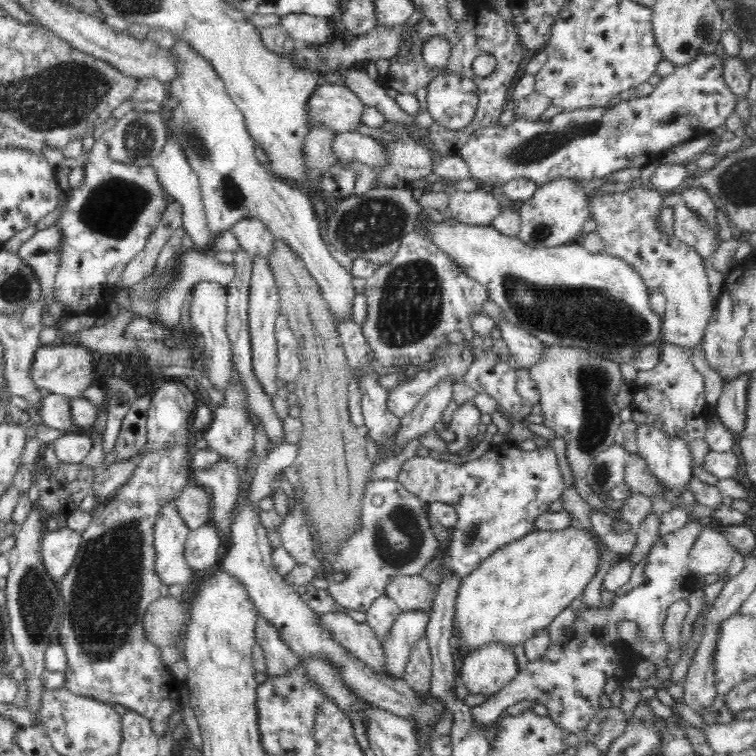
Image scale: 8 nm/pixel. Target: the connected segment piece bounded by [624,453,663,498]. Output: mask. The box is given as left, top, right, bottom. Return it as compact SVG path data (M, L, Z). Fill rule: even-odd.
M638 453L628 461L624 476L624 482L632 485L636 493L646 495L646 497L658 496L663 498L663 488L659 480L647 467L646 459L643 459Z

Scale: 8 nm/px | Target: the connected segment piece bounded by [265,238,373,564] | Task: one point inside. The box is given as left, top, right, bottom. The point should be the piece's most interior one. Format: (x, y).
(333, 466)

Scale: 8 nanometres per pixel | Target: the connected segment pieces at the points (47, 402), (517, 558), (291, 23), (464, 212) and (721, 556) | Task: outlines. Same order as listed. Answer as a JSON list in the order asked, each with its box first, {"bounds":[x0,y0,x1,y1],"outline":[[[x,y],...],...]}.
[{"bounds":[37,393,80,430],"outline":[[[50,393],[42,398],[40,410],[37,411],[39,422],[56,430],[68,430],[80,428],[72,425],[72,413],[70,410],[71,399],[60,394]]]},{"bounds":[452,523,601,652],"outline":[[[578,523],[557,531],[534,530],[518,540],[510,541],[510,544],[488,556],[469,576],[463,578],[456,600],[452,644],[455,647],[460,643],[466,644],[470,652],[493,642],[512,647],[524,644],[526,639],[537,635],[542,629],[548,629],[556,616],[582,596],[598,570],[601,556],[598,539]]]},{"bounds":[280,13,330,45],"outline":[[[290,13],[281,17],[280,24],[288,31],[290,37],[300,45],[312,43],[329,43],[328,25],[330,21],[306,13]]]},{"bounds":[447,187,504,226],"outline":[[[486,187],[473,192],[456,189],[448,201],[447,215],[469,226],[489,225],[504,210]]]},{"bounds":[689,528,736,576],"outline":[[[702,528],[689,555],[689,568],[695,576],[726,572],[736,556],[736,550],[720,530]]]}]

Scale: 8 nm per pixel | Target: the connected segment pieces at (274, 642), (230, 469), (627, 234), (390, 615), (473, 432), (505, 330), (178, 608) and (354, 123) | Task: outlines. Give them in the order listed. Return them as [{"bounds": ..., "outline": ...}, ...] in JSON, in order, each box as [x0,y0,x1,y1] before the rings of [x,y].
[{"bounds":[256,612,300,676],"outline":[[[257,612],[256,643],[262,647],[267,662],[266,674],[272,676],[284,676],[294,666],[298,666],[300,660],[296,653],[280,638],[276,628],[268,621],[260,617]]]},{"bounds":[190,456,241,551],"outline":[[[220,456],[218,464],[208,470],[196,470],[193,466],[190,470],[191,482],[202,485],[213,493],[210,521],[221,536],[223,550],[227,551],[232,546],[230,540],[233,521],[230,516],[234,512],[241,484],[237,466],[231,460]]]},{"bounds":[591,188,716,348],"outline":[[[631,188],[620,193],[596,195],[591,199],[591,213],[597,225],[595,232],[604,241],[603,252],[625,260],[638,271],[645,285],[651,292],[662,292],[667,298],[664,316],[662,319],[662,342],[674,344],[680,347],[694,348],[702,342],[706,332],[706,326],[715,311],[716,301],[712,299],[710,284],[704,270],[704,258],[696,249],[678,240],[676,235],[669,236],[660,231],[657,219],[663,208],[664,193],[658,189]]]},{"bounds":[365,595,401,644],"outline":[[[383,595],[374,600],[365,614],[365,623],[372,628],[380,644],[383,644],[401,611],[396,601]]]},{"bounds":[446,401,482,455],"outline":[[[474,401],[461,404],[453,412],[449,430],[456,434],[456,438],[452,442],[446,442],[450,453],[458,455],[472,438],[480,438],[478,431],[480,416],[482,416],[482,412],[474,405]]]},{"bounds":[495,318,545,369],"outline":[[[506,318],[497,322],[495,334],[506,341],[510,355],[524,369],[534,366],[544,354],[545,347],[542,341],[510,323]]]},{"bounds":[143,595,186,648],"outline":[[[170,595],[149,604],[143,621],[146,639],[160,648],[175,646],[181,628],[186,625],[186,616],[180,600]]]},{"bounds":[309,85,365,133],"outline":[[[345,85],[319,86],[309,101],[309,128],[324,124],[337,133],[355,131],[363,122],[365,105]]]}]

